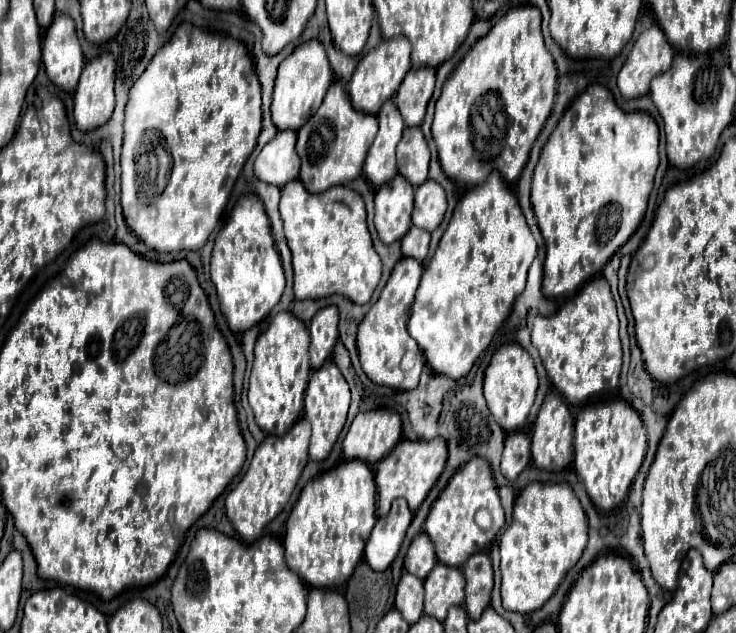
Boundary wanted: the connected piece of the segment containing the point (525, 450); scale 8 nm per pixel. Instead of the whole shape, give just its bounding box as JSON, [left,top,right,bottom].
[502,433,530,481]

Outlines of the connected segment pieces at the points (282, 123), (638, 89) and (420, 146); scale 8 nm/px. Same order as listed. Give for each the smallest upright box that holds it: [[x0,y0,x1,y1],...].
[[272,39,332,131],[618,25,676,99],[398,127,430,185]]

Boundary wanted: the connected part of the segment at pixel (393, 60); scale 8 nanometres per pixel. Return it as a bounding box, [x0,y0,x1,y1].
[348,35,410,113]

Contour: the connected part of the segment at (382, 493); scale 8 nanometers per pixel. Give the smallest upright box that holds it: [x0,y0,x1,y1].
[376,437,448,515]

